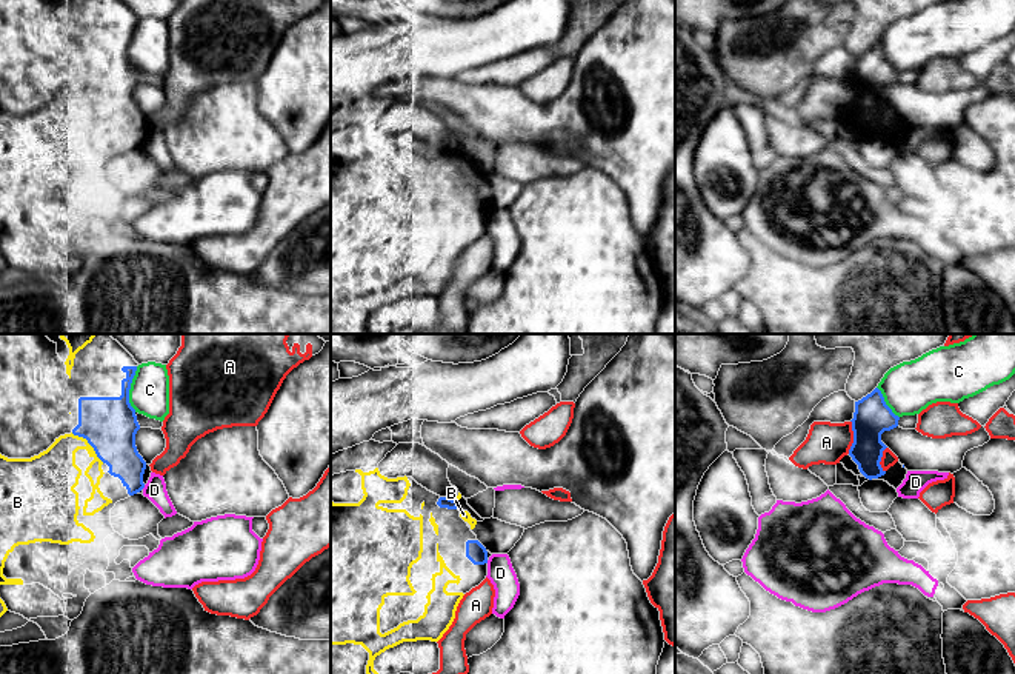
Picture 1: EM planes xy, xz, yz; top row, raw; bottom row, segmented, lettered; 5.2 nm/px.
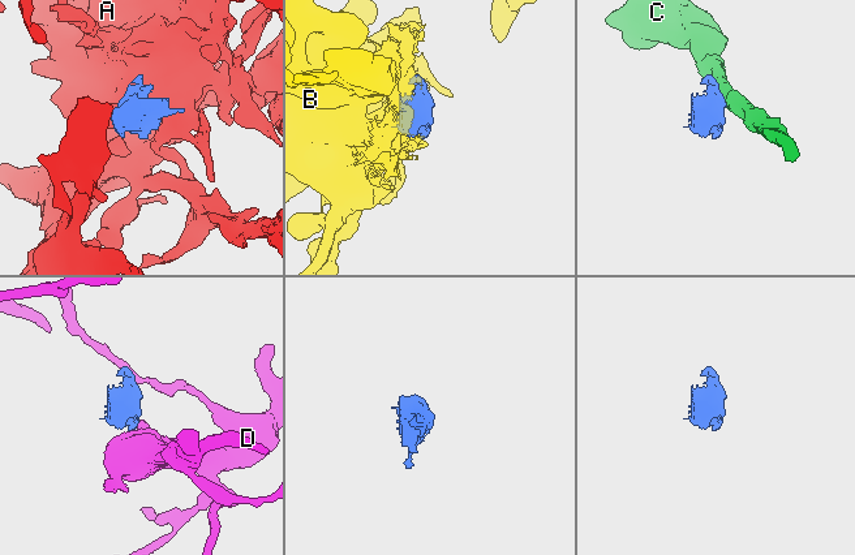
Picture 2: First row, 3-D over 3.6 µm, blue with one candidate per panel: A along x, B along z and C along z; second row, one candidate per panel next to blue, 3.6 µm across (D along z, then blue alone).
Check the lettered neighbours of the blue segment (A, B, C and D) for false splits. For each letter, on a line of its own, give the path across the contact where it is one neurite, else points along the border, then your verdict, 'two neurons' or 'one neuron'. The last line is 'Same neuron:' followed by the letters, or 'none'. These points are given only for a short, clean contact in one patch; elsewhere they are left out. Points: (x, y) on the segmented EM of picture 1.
A: two neurons
B: two neurons
C: along xy (137, 367), (129, 390), (129, 405), (134, 411) | two neurons
D: along xy (145, 485), (142, 488) | two neurons
Same neuron: none

